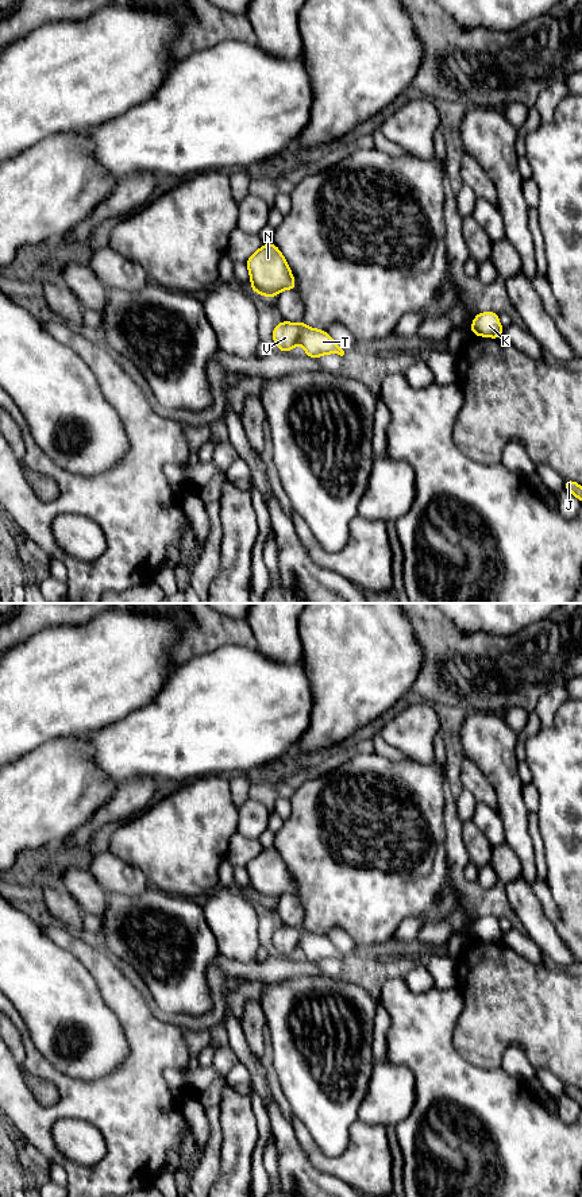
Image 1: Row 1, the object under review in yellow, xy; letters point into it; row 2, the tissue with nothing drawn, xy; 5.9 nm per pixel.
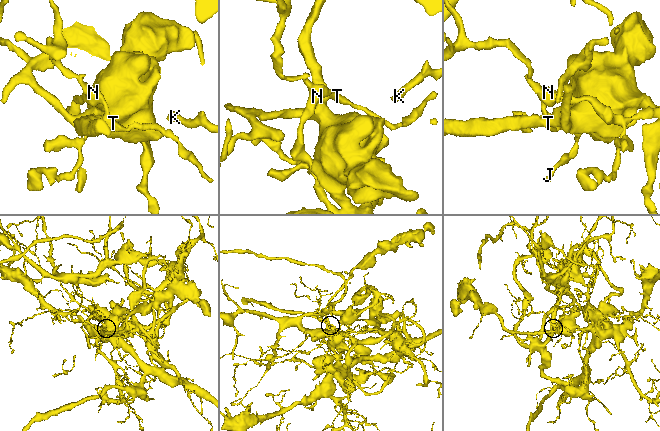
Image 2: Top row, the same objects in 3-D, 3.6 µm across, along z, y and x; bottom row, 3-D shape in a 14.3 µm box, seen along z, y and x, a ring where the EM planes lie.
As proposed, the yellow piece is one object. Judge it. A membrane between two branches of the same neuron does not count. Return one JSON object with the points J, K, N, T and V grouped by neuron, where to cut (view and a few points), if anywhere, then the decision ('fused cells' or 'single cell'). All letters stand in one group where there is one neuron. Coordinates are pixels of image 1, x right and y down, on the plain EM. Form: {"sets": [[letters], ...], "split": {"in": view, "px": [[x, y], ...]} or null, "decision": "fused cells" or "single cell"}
{"sets": [["J", "K", "N", "T"], ["V"]], "split": {"in": "xy", "px": [[296, 929], [299, 946]]}, "decision": "fused cells"}

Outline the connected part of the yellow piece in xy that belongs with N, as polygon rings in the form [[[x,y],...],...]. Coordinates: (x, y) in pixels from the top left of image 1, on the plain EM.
[[[274,847],[262,852],[246,865],[251,895],[267,903],[290,893],[296,896],[296,887],[281,856]]]

